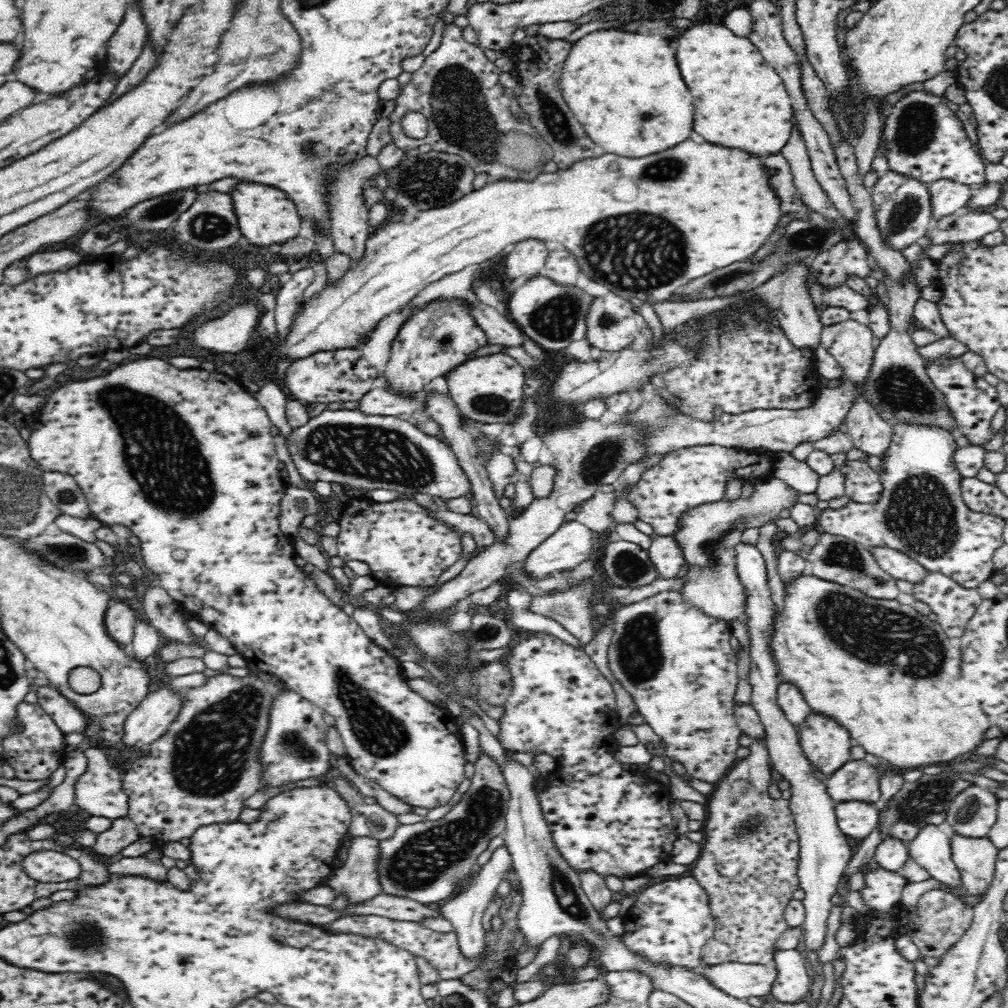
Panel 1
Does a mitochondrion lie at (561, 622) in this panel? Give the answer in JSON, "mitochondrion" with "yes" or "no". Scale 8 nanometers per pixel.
{"mitochondrion":"no"}

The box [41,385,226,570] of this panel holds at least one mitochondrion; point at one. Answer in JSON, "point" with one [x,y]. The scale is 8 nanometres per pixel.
{"point":[68,552]}

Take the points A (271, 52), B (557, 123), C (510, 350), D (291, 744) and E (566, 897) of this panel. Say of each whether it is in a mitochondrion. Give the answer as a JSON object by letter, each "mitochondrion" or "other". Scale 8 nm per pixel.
{"A":"mitochondrion","B":"mitochondrion","C":"other","D":"mitochondrion","E":"mitochondrion"}

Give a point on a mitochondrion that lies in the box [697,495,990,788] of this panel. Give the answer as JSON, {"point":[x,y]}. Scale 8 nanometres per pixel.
{"point":[907,645]}

